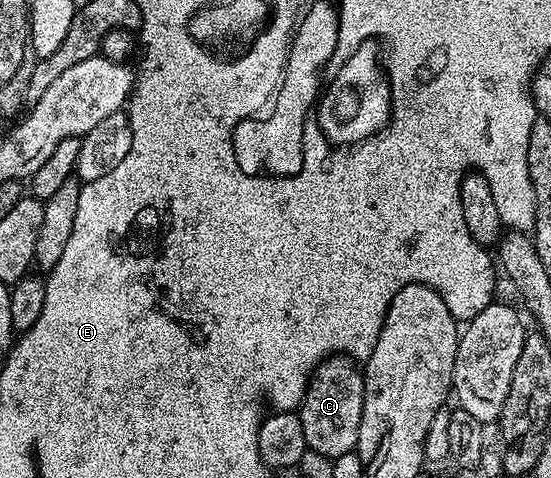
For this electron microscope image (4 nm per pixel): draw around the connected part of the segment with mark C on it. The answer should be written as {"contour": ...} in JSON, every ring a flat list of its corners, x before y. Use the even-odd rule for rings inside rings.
{"contour":[[341,354,329,355,322,360,309,379,304,399,298,408,308,449,326,453,326,457,333,460,342,457,342,453,356,451,360,442,358,429,362,425,363,408,364,373,357,360]]}

